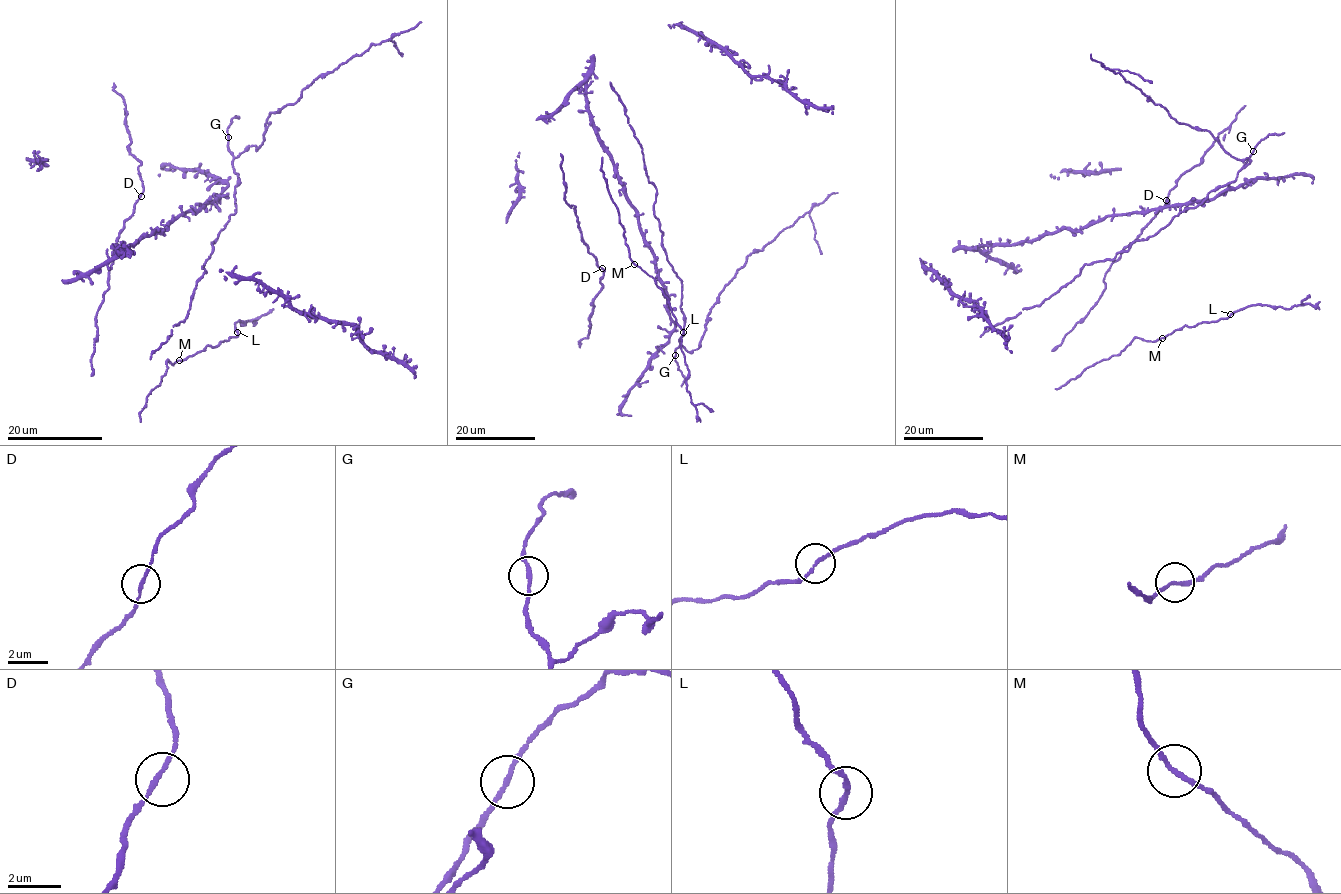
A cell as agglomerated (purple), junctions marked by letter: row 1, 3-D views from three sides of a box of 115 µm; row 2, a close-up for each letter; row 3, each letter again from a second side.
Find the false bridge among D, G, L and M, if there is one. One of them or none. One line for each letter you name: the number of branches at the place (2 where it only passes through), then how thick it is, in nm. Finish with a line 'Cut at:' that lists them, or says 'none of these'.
Cut at: none of these

